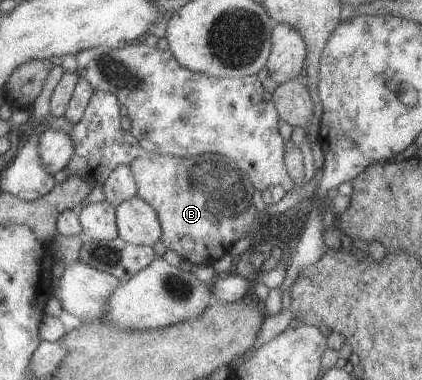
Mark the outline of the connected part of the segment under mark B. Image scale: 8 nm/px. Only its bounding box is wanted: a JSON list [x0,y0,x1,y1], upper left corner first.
[128,152,260,266]

